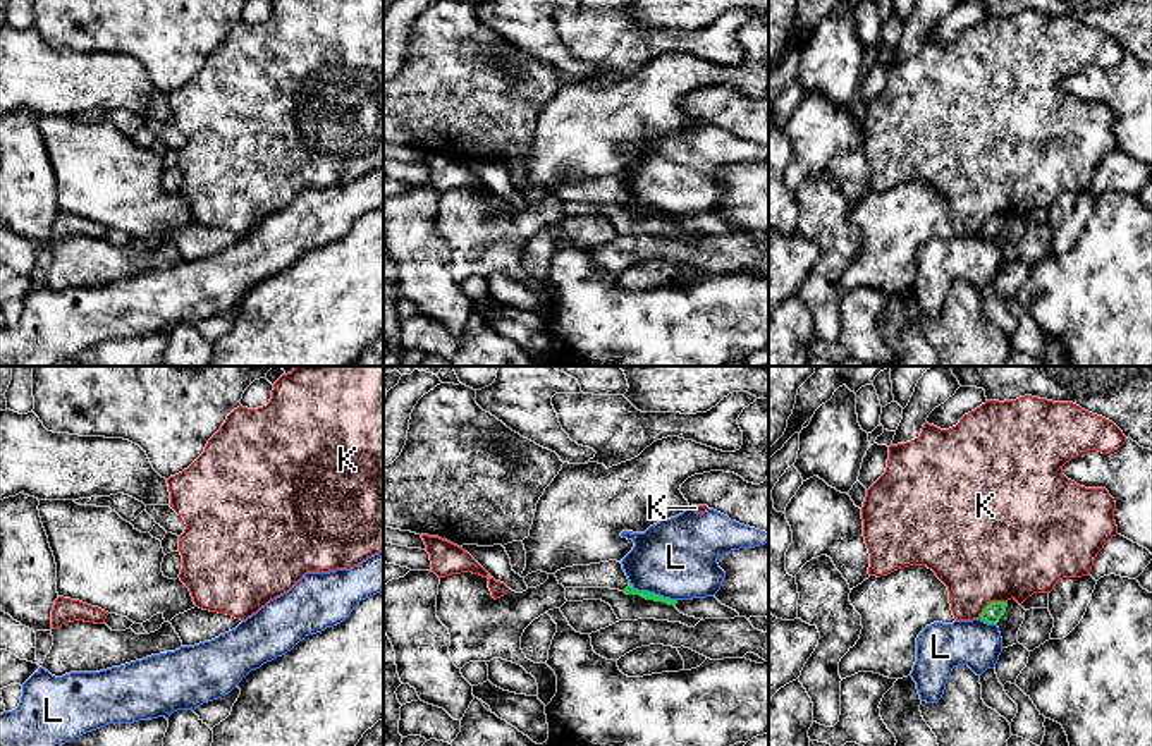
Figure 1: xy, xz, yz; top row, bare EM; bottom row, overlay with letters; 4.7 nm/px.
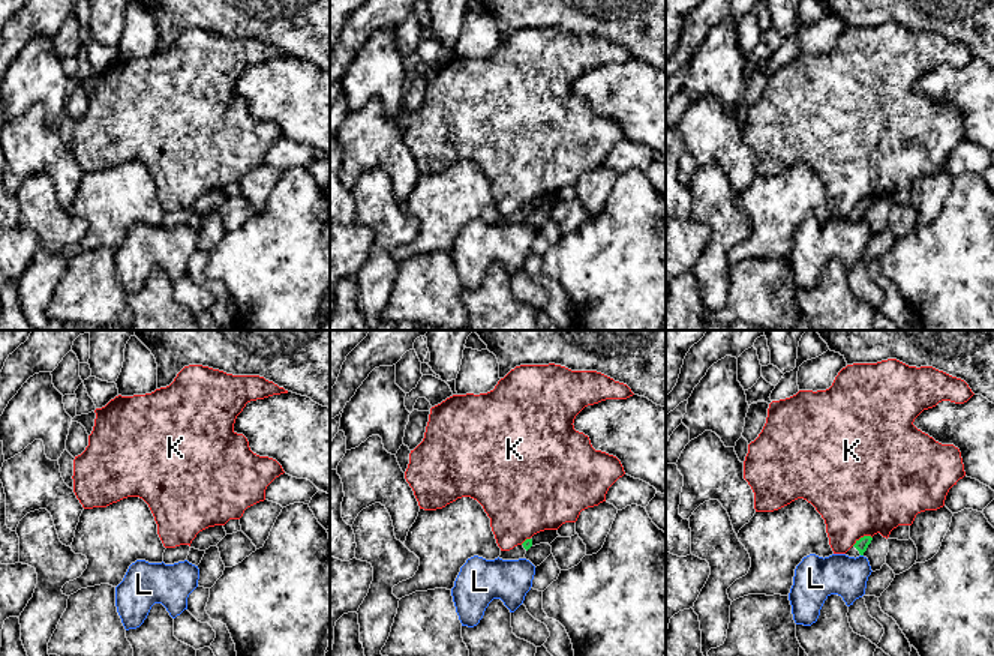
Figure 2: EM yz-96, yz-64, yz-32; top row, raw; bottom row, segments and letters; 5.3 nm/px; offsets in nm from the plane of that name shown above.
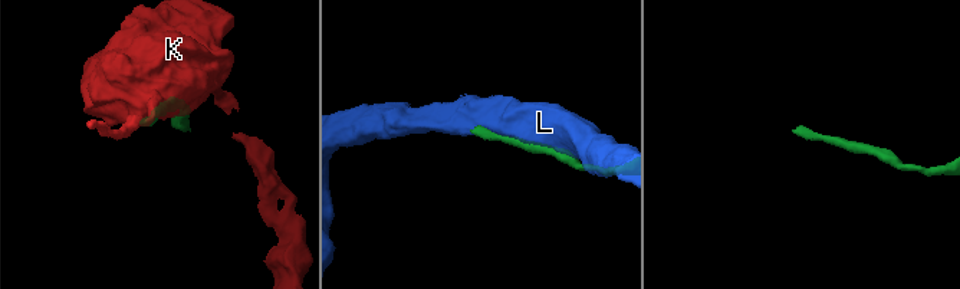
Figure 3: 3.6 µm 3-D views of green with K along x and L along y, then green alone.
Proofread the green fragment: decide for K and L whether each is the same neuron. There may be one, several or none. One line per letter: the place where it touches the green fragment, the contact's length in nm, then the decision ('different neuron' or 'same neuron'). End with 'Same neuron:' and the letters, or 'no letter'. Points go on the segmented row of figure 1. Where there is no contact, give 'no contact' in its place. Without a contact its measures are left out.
K: yz (991, 602) | 160 nm | different neuron
L: xz (652, 593) | 240 nm | different neuron
Same neuron: no letter

